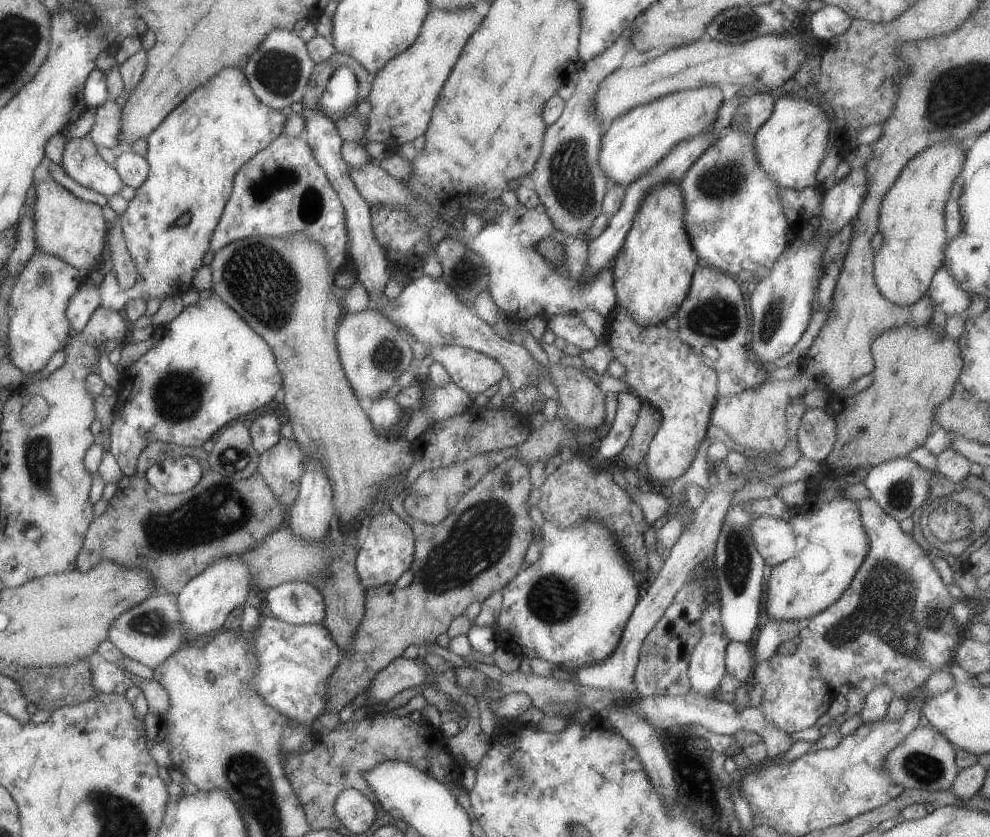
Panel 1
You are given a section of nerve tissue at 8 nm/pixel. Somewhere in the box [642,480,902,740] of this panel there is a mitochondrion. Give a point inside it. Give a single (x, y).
(738, 567)

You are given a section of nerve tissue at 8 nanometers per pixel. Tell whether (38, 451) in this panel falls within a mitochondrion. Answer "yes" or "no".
yes

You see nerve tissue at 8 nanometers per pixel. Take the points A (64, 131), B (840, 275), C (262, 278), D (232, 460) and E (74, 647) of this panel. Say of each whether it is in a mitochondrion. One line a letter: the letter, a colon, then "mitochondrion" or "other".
A: other
B: other
C: mitochondrion
D: mitochondrion
E: other

